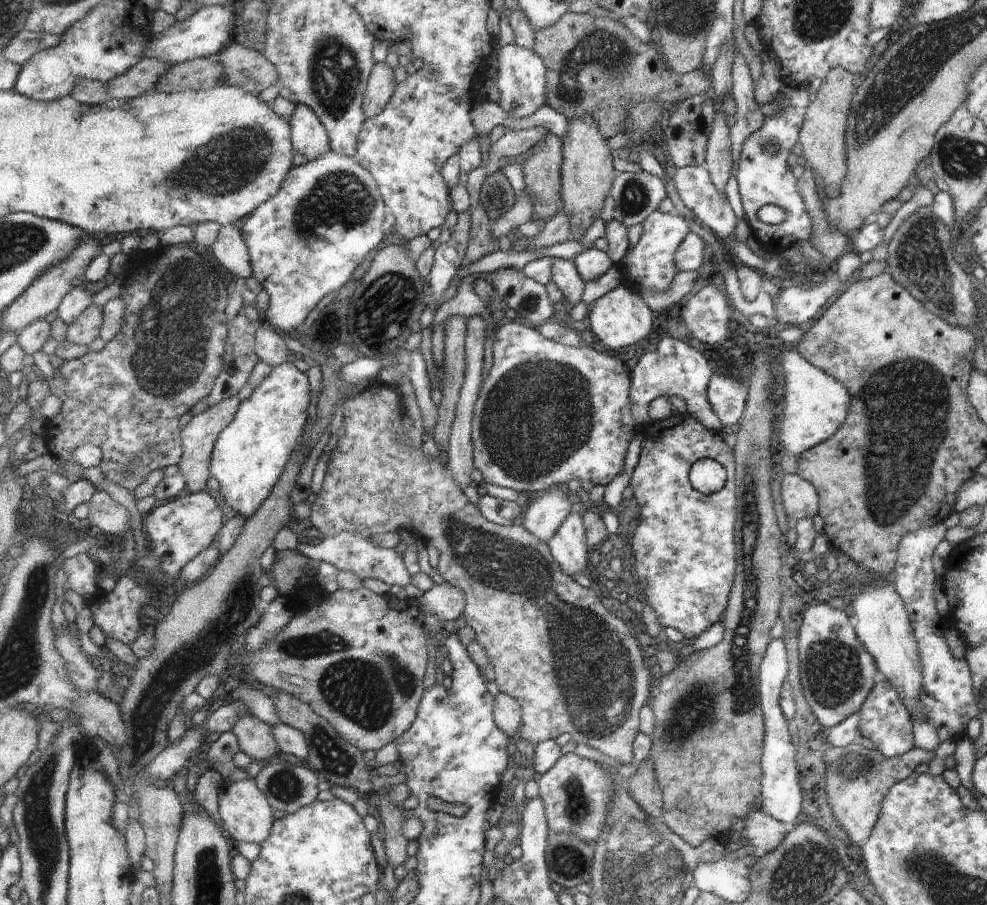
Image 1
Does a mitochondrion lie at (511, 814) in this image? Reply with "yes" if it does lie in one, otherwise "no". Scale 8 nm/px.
no

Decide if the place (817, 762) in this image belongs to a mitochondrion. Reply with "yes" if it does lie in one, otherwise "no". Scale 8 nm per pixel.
yes

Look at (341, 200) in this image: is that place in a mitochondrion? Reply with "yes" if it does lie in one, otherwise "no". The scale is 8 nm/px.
yes

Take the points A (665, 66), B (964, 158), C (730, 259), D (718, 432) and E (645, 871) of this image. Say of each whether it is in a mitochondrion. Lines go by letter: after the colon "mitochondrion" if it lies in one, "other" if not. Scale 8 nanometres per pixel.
A: other
B: mitochondrion
C: other
D: other
E: mitochondrion

